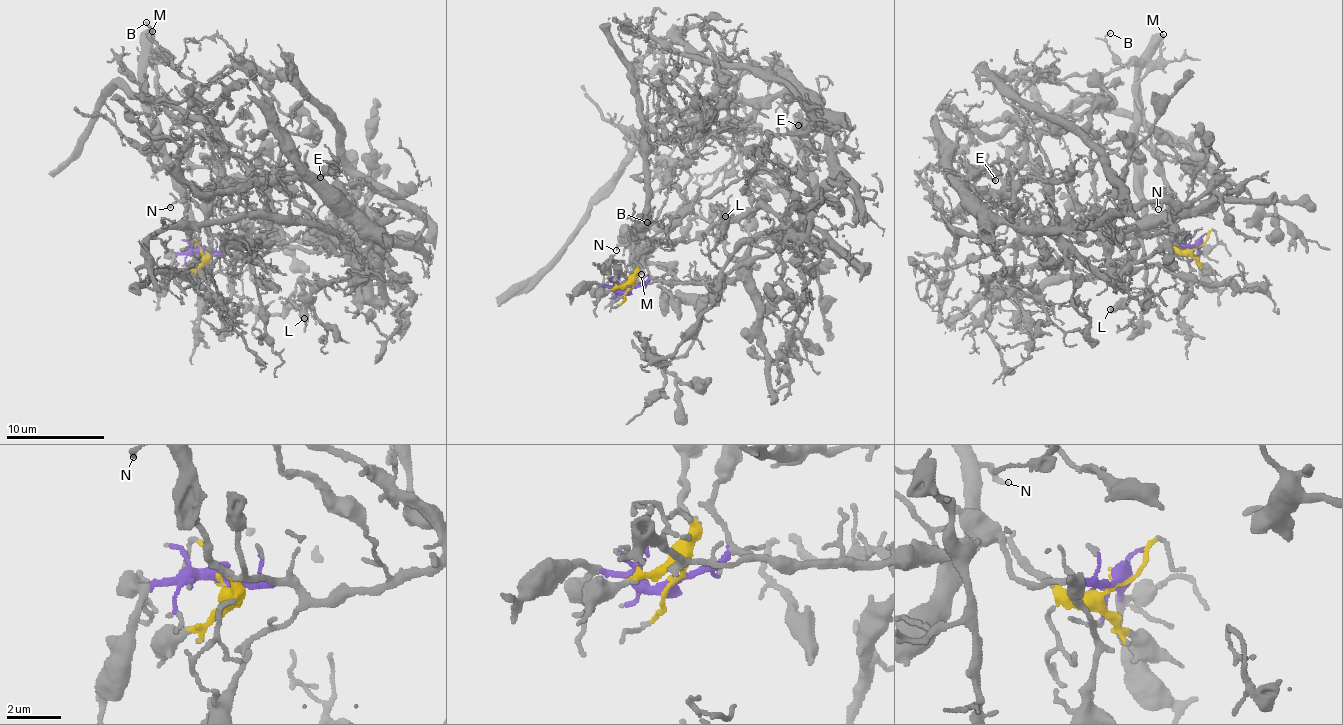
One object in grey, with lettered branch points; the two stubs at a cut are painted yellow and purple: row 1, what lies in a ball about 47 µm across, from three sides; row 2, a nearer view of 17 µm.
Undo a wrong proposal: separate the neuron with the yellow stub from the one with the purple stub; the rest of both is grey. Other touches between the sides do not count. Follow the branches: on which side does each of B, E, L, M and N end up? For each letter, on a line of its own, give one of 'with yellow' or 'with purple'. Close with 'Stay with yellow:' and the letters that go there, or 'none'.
B: with yellow
E: with purple
L: with purple
M: with yellow
N: with yellow
Stay with yellow: B, M, N

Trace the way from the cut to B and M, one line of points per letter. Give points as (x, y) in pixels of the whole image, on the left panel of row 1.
B: (202, 255), (205, 251), (187, 224), (175, 164), (149, 105), (146, 64), (173, 57), (150, 38), (145, 21)
M: (202, 255), (205, 251), (187, 224), (187, 204), (178, 191), (175, 164), (149, 105), (146, 56), (153, 31)

